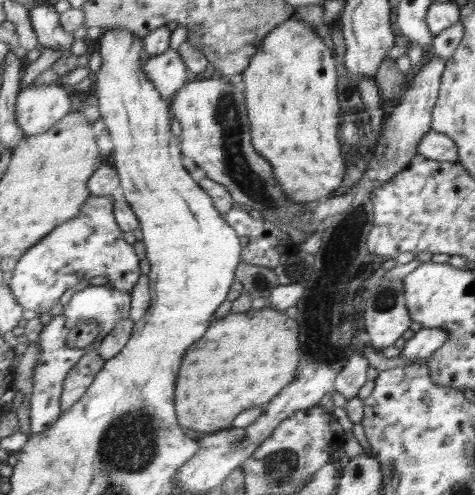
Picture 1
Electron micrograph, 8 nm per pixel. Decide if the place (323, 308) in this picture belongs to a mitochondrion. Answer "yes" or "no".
yes

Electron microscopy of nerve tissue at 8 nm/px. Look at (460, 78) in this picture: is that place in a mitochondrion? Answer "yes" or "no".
no

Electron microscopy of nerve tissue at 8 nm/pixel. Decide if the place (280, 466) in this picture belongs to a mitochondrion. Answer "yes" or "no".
yes

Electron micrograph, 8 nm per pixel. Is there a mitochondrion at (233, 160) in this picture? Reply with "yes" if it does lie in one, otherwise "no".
yes

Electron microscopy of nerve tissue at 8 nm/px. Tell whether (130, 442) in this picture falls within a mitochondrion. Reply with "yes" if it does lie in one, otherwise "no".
yes

